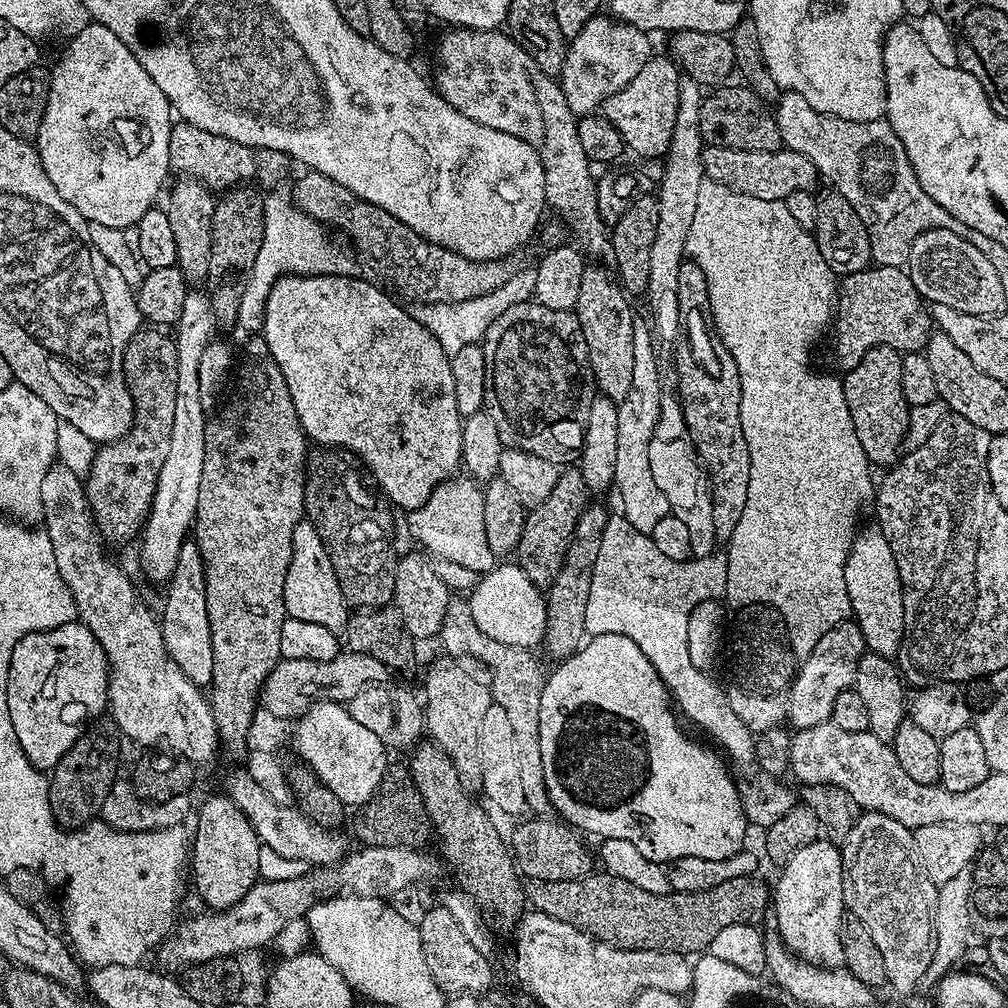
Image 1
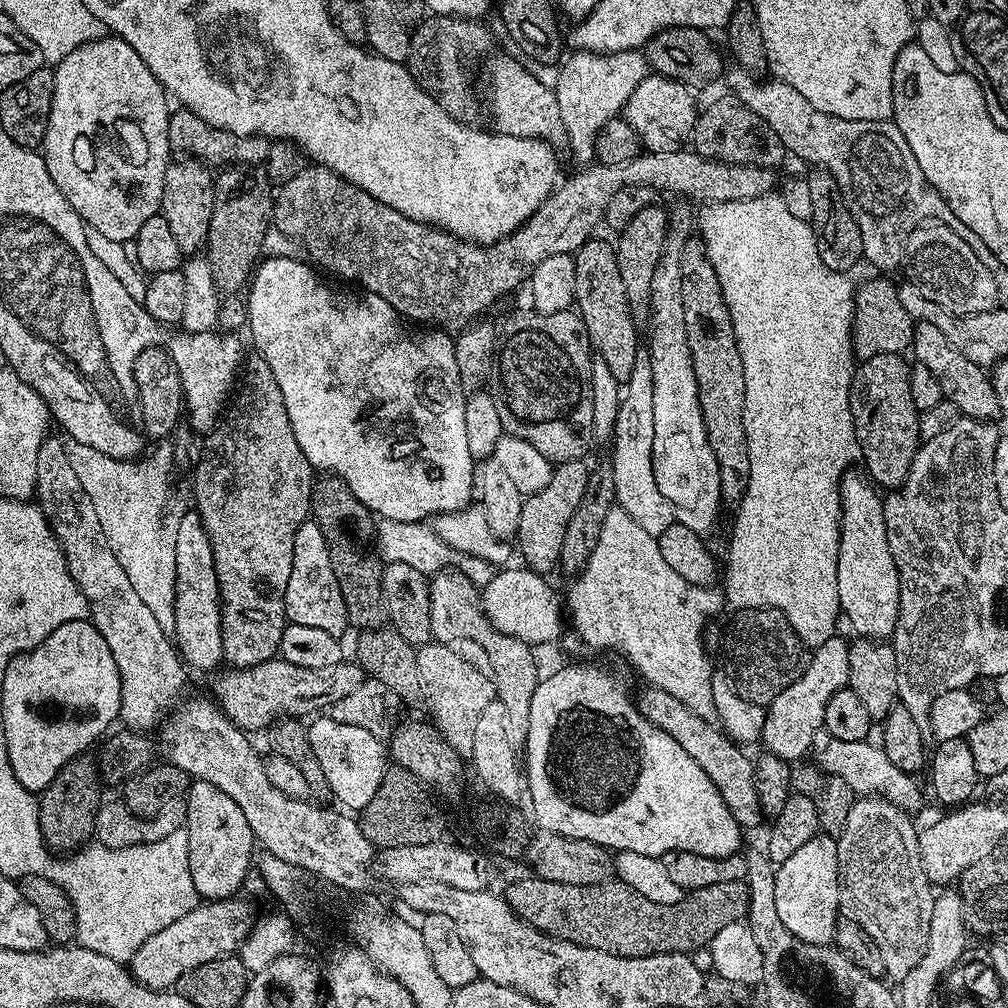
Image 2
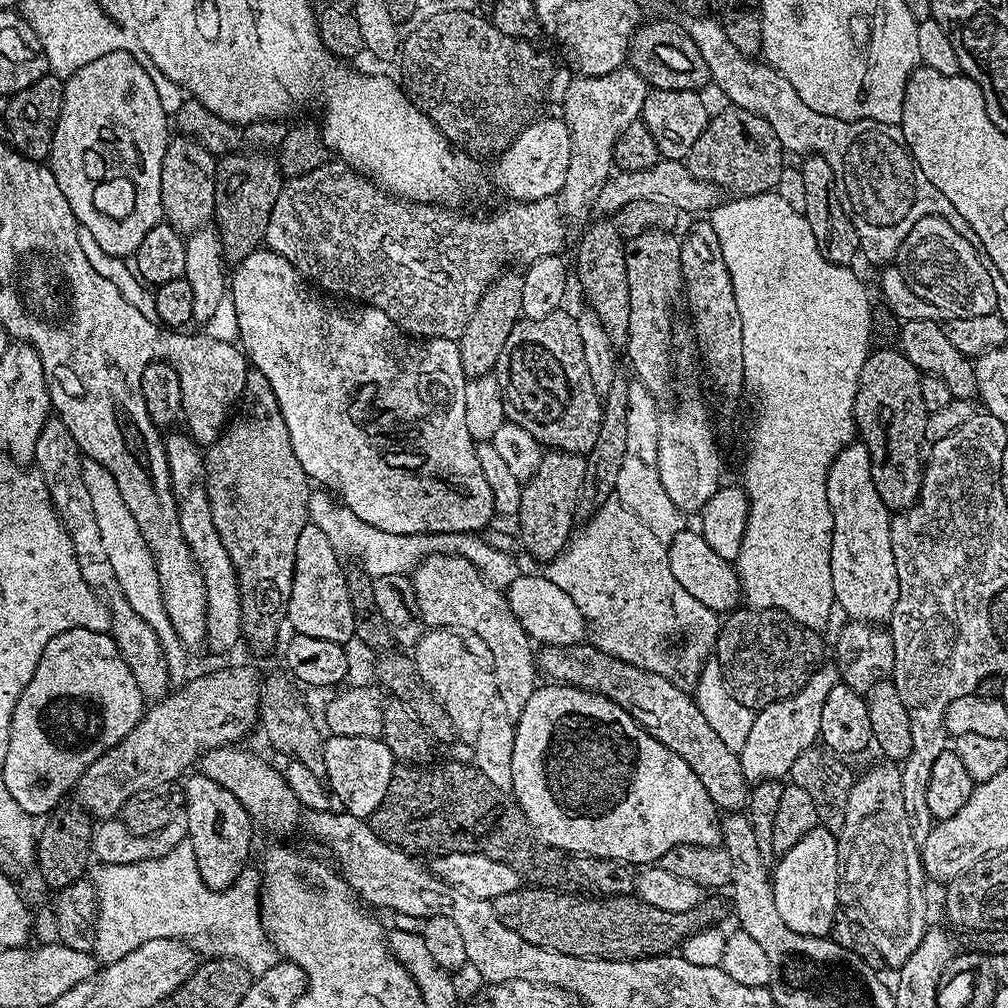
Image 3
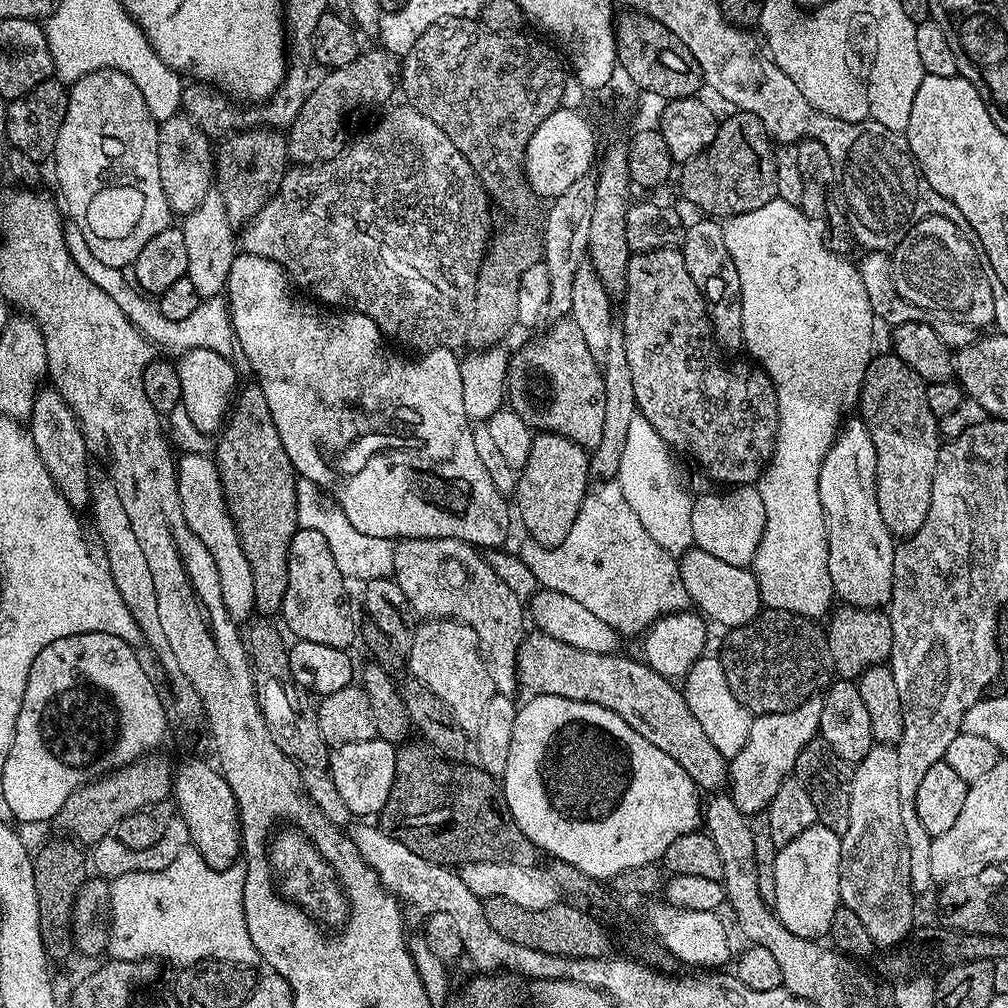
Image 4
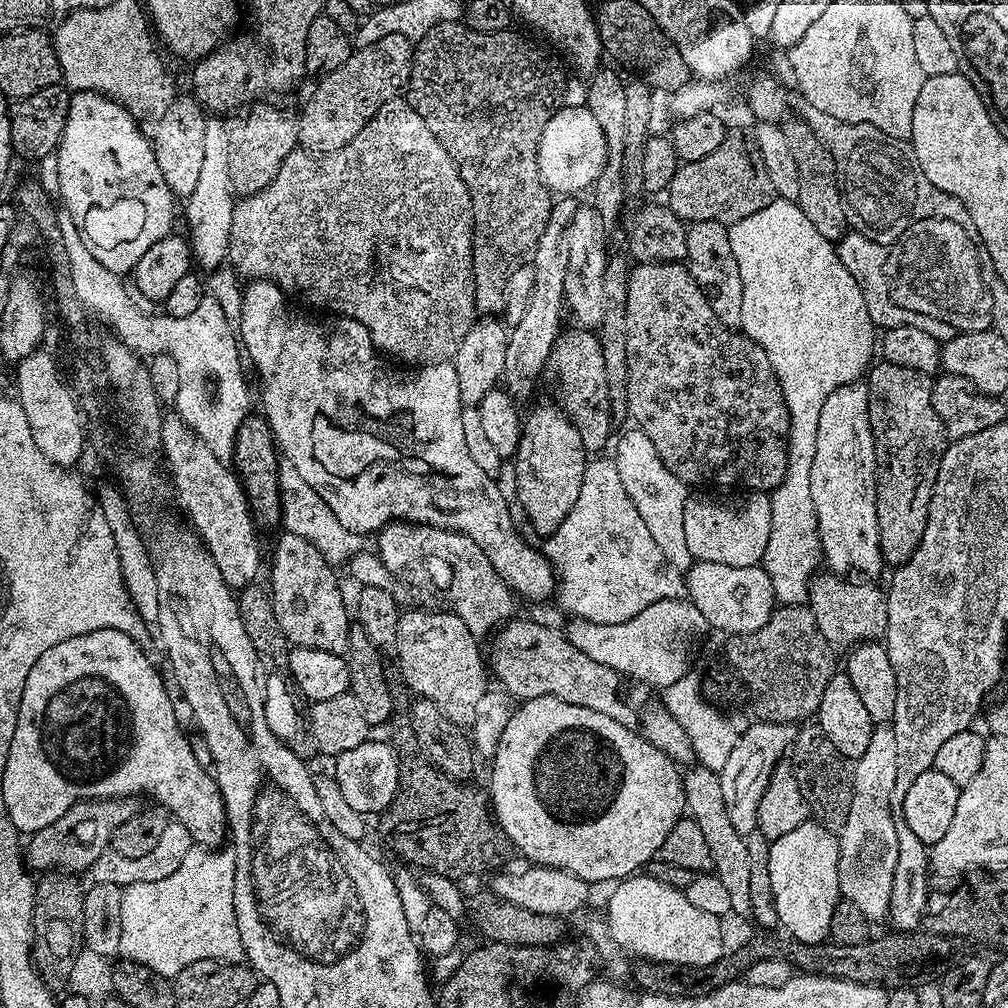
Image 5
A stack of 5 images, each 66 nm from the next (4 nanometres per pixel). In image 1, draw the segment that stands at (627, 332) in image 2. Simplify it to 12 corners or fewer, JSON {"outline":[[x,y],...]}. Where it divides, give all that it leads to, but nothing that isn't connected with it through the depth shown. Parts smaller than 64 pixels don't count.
{"outline":[[604,266],[585,267],[574,311],[595,391],[634,382],[634,317]]}

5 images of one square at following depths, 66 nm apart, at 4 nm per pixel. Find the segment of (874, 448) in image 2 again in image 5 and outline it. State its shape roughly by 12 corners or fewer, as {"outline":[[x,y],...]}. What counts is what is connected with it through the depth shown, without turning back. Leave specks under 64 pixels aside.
{"outline":[[866,376],[880,552],[918,550],[946,447],[933,377]]}

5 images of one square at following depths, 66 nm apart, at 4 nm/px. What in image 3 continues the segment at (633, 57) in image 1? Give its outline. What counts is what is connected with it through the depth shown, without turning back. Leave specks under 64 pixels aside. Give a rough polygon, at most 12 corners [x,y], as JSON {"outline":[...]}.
{"outline":[[631,66],[577,75],[562,119],[562,208],[580,216],[614,172],[615,143],[650,91]]}

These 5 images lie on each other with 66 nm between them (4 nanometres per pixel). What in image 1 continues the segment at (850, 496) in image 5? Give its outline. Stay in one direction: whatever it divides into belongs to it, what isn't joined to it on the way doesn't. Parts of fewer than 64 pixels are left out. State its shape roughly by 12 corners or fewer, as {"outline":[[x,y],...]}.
{"outline":[[879,527],[844,571],[867,651],[904,643],[904,591]]}

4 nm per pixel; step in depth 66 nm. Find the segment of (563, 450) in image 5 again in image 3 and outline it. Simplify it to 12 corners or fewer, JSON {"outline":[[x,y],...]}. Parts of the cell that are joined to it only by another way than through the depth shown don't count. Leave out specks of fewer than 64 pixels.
{"outline":[[545,451],[522,487],[519,543],[540,562],[574,535],[584,456]]}

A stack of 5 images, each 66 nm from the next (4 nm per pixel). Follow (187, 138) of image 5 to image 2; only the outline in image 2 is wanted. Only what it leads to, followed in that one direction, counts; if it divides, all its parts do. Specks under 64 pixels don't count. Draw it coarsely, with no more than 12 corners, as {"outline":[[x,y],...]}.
{"outline":[[195,158],[164,175],[159,215],[178,250],[208,243],[214,176]]}

